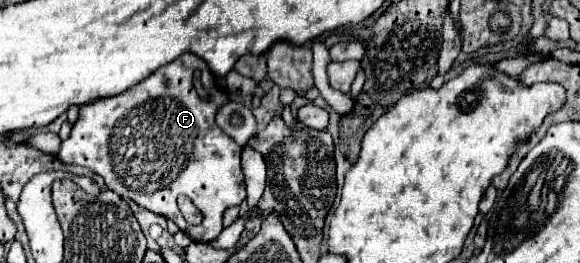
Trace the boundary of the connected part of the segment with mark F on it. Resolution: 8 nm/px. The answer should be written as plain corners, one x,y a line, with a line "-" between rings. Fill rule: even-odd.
185,53
173,63
151,73
147,79
143,79
135,87
115,97
97,99
95,103
81,107
79,119
75,121
69,139
61,143
57,157
63,163
91,169
93,173
101,175
107,187
115,191
117,195
129,197
137,205
175,221
177,227
183,233
187,233
195,243
211,243
223,231
221,219
223,219
225,209
235,207
245,199
245,181
243,181
243,171
241,171
243,149
229,135
225,135
219,127
215,127
215,111
219,105
227,101
229,101
229,95
217,89
213,73
209,71
207,63
203,63
203,59
199,59
197,55
-
195,71
201,73
199,83
207,91
207,97
201,97
193,85
-
179,195
187,195
193,201
193,205
203,213
203,223
199,227
193,227
183,219
177,207

